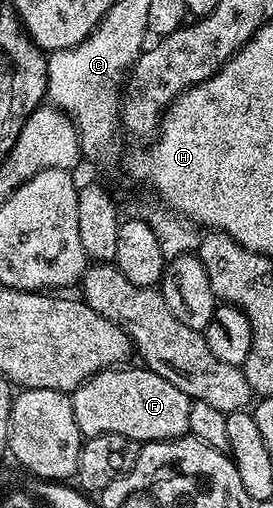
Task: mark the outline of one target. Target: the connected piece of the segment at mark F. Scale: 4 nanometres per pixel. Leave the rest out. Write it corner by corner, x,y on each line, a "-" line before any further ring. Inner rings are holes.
118,365
98,371
72,392
73,412
82,436
102,435
110,431
131,437
138,443
161,443
164,439
180,439
189,435
193,400
183,389
175,389
171,381
163,381
159,373
144,365

